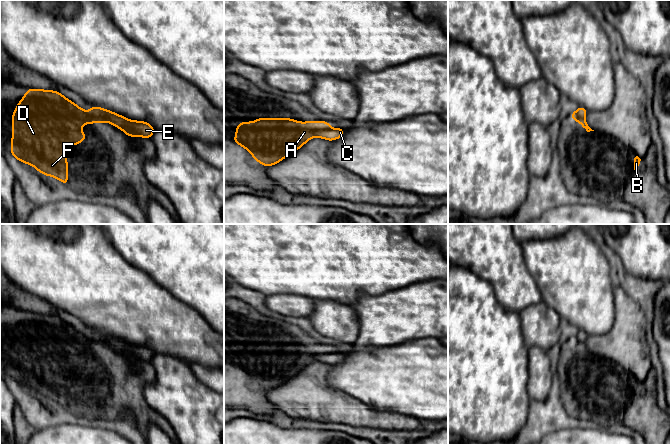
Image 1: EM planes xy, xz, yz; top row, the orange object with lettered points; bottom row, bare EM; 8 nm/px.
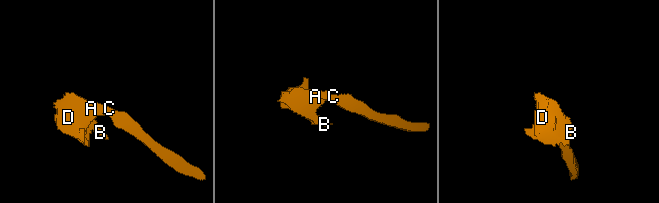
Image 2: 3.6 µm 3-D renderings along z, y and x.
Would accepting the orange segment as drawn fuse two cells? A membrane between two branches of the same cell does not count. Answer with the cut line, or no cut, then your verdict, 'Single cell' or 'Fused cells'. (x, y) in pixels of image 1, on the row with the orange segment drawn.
Split along xz (329, 127), (318, 130), (314, 135). Fused cells

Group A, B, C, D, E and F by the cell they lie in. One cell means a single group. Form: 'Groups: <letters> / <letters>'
Groups: A B D F / C E

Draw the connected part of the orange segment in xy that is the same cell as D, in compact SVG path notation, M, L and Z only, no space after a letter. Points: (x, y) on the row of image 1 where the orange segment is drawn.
M28 88L12 113L15 135L11 137L11 155L68 186L68 161L64 159L68 149L87 138L86 133L79 131L84 124L102 122L101 117L87 113L57 91Z

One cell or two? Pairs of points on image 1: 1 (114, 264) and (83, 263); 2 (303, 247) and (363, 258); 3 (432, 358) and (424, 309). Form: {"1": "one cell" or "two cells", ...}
{"1": "one cell", "2": "one cell", "3": "two cells"}

